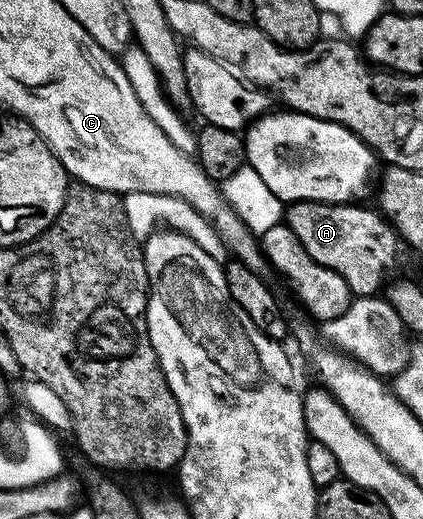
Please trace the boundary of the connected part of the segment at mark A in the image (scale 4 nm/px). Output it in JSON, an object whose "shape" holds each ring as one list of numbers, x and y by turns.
{"shape":[[297,200,285,212,285,222,289,230,297,234,297,239,301,241,301,246,305,246,309,258,341,274,341,278,345,278,349,286,352,297,355,298,374,296,388,283,392,275,390,272,399,264,399,248,401,249,401,241,394,223,374,207,362,208,361,205,359,202,324,204,321,200]]}

